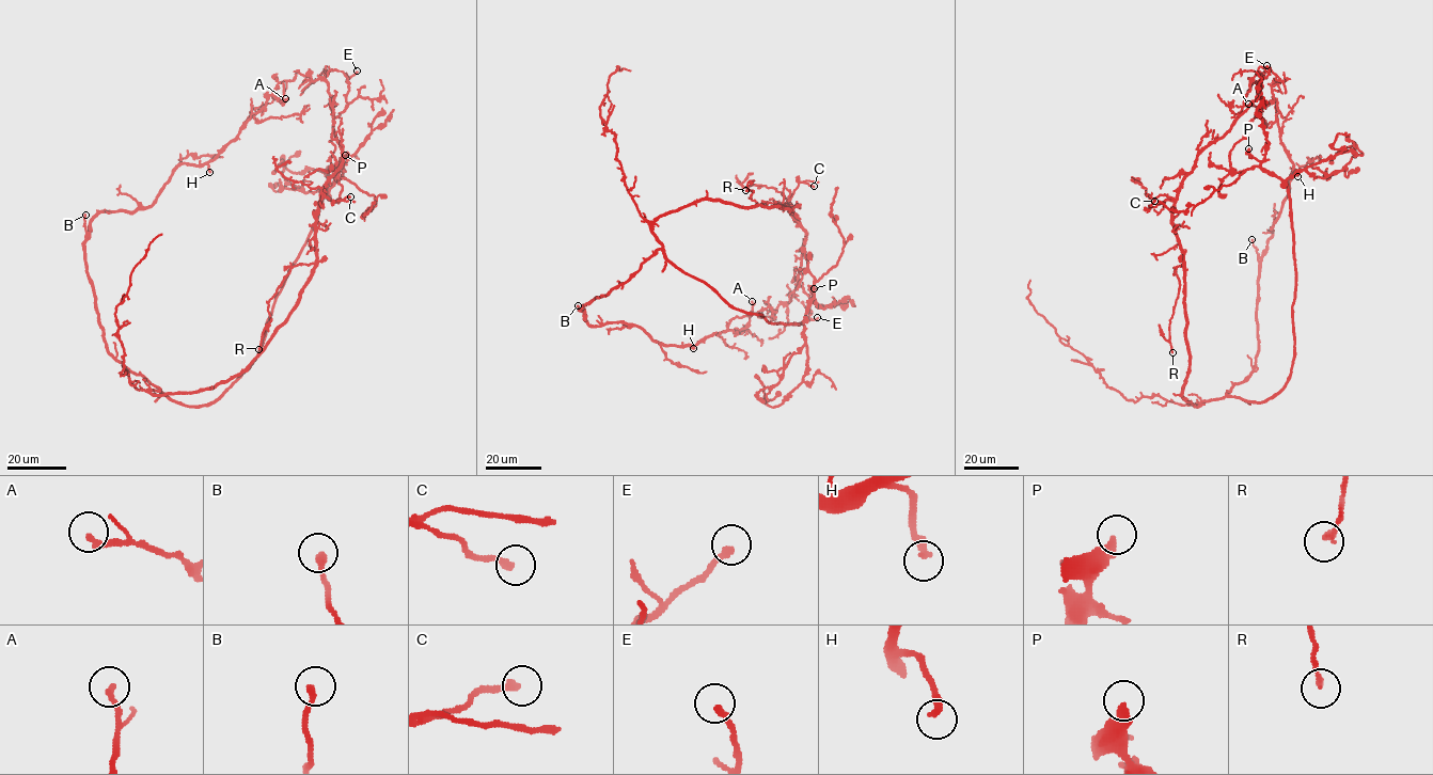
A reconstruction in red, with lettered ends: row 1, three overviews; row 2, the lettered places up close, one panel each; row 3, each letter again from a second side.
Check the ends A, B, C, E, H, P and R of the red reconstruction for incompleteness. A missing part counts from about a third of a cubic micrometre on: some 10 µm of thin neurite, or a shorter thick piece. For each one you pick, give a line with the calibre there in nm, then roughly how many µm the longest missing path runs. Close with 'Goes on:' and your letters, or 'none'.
Goes on: none

